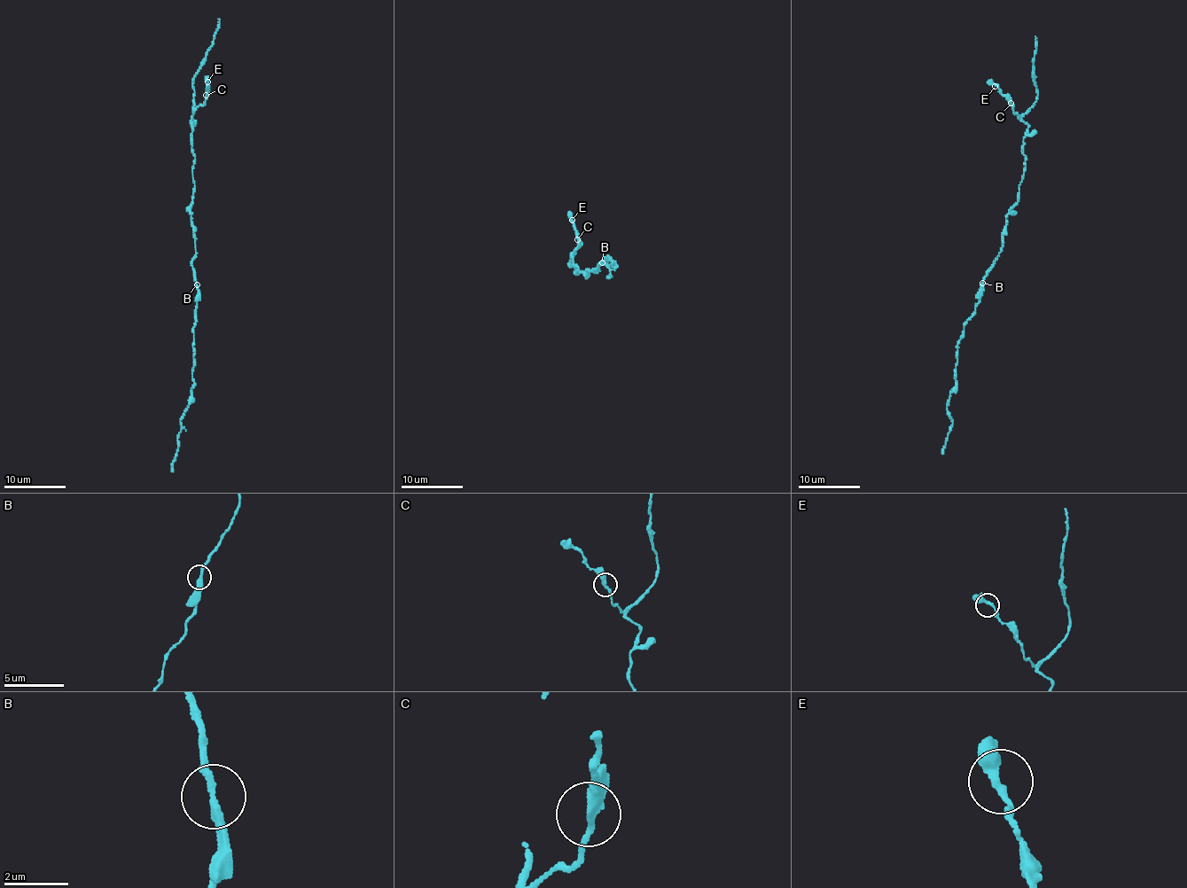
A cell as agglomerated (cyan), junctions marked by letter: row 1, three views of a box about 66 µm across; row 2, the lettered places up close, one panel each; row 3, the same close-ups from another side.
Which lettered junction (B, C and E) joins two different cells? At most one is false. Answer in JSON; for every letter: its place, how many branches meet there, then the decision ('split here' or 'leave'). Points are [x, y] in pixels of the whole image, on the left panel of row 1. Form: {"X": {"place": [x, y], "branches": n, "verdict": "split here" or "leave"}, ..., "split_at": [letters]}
{"B": {"place": [197, 284], "branches": 2, "verdict": "leave"}, "C": {"place": [206, 95], "branches": 2, "verdict": "leave"}, "E": {"place": [207, 81], "branches": 2, "verdict": "leave"}, "split_at": []}

